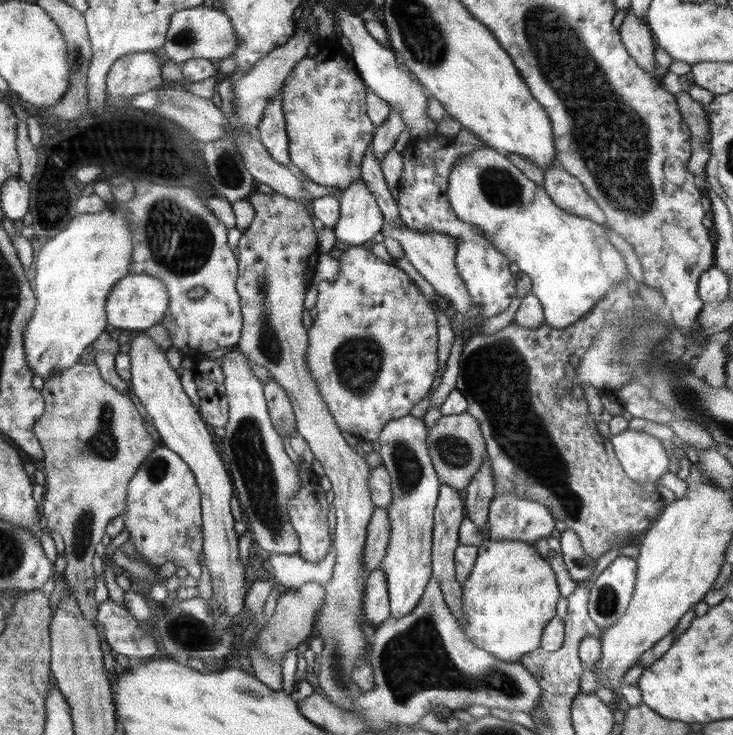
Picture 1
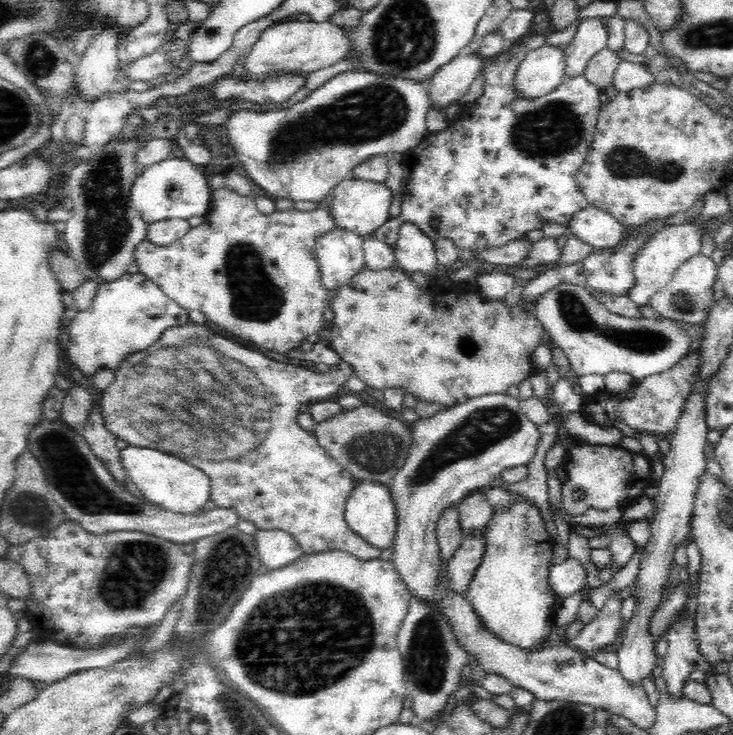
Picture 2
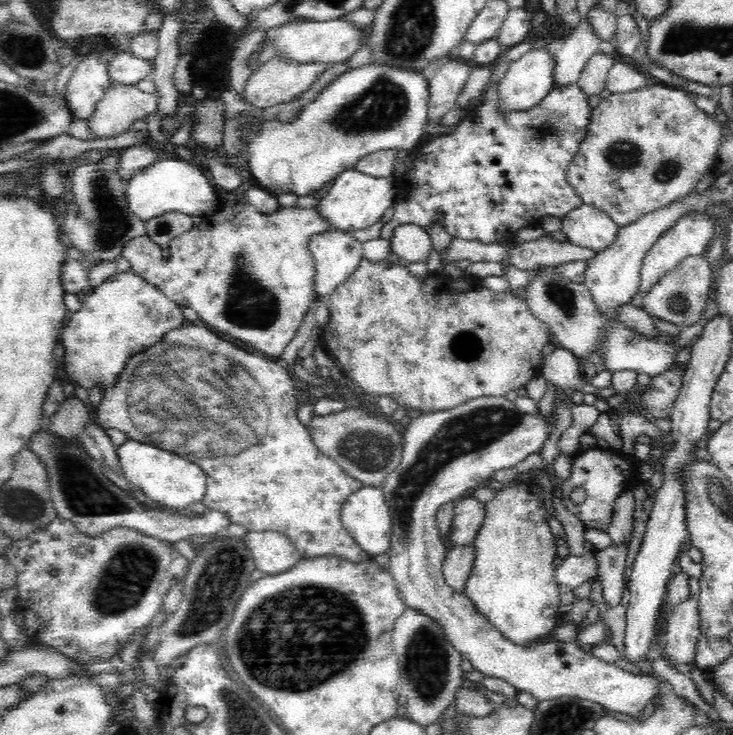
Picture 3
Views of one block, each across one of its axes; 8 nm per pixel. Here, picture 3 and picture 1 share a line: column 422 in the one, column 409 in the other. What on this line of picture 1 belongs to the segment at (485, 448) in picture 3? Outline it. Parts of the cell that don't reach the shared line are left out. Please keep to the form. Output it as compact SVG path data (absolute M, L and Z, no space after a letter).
M408 414L388 421L378 439L381 446L380 458L391 477L392 493L392 502L386 508L390 519L390 538L379 567L386 575L389 608L391 616L396 618L406 616L414 610L432 577L433 512L441 482L430 460L427 431L423 419Z

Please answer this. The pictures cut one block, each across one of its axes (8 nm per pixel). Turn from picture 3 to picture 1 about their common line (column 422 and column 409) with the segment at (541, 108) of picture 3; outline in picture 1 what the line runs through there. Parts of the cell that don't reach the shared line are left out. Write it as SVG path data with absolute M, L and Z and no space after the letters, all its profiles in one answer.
M462 127L460 132L455 137L447 137L446 135L432 135L428 140L411 140L401 152L403 158L403 171L397 186L399 196L397 205L400 211L400 216L405 222L405 225L412 230L420 232L435 230L436 232L444 232L448 236L457 240L457 249L455 254L455 265L458 274L467 286L473 304L480 306L481 319L489 319L504 312L516 294L516 277L510 271L511 261L506 258L488 239L484 238L483 230L480 230L473 224L468 224L460 220L450 206L447 190L448 177L450 176L452 167L456 164L459 156L463 156L465 152L482 148L486 145L469 132L468 129Z

